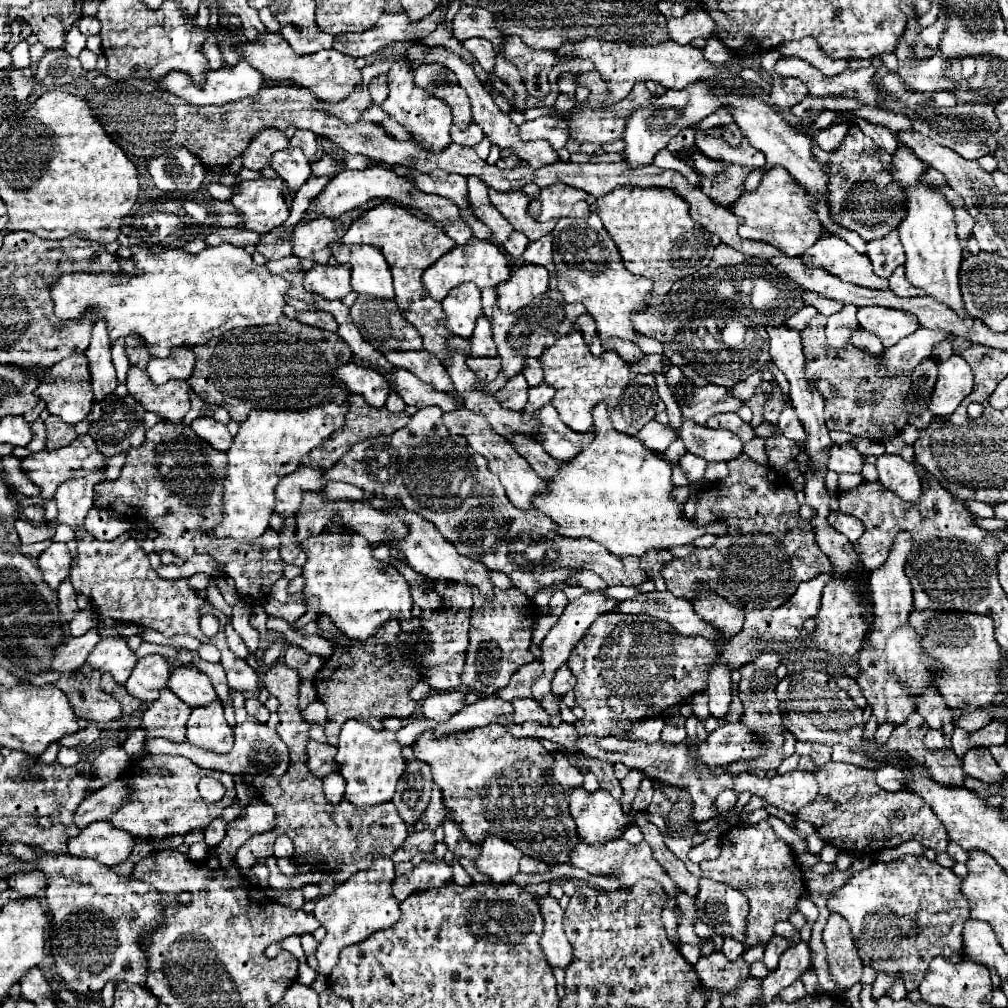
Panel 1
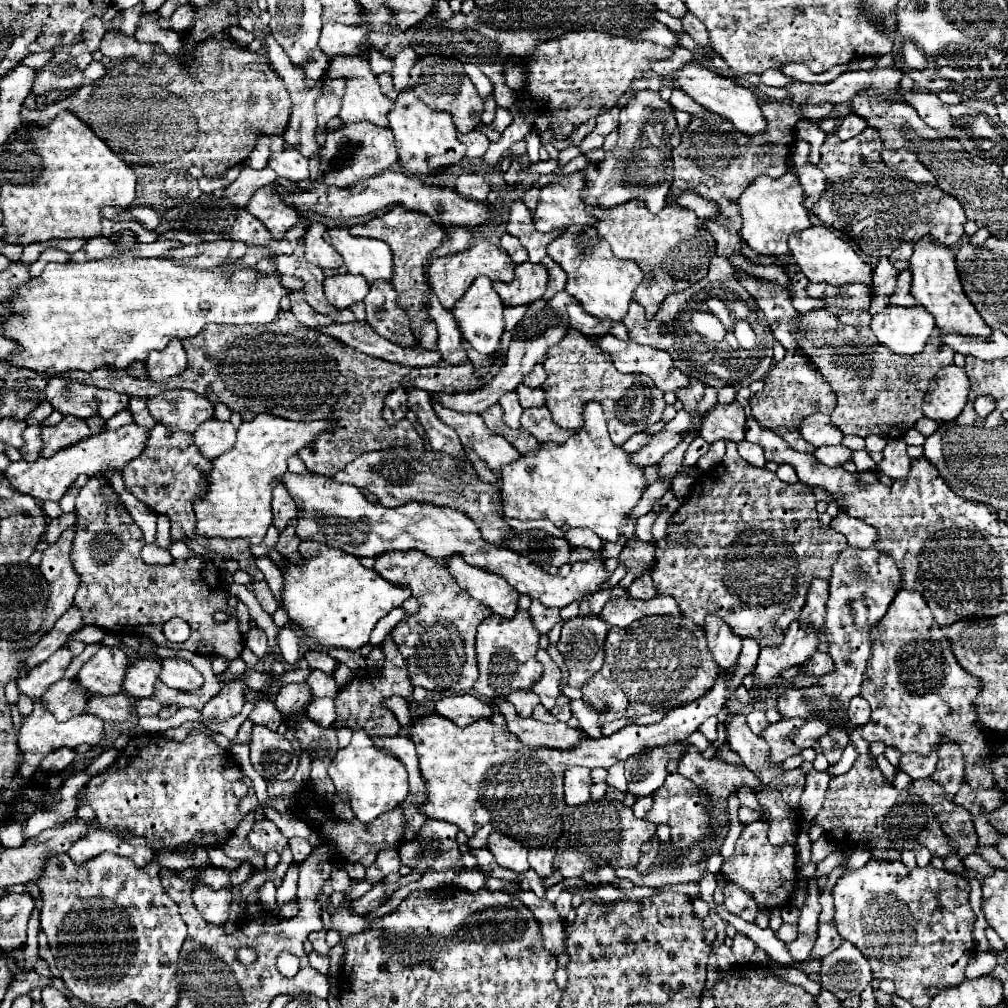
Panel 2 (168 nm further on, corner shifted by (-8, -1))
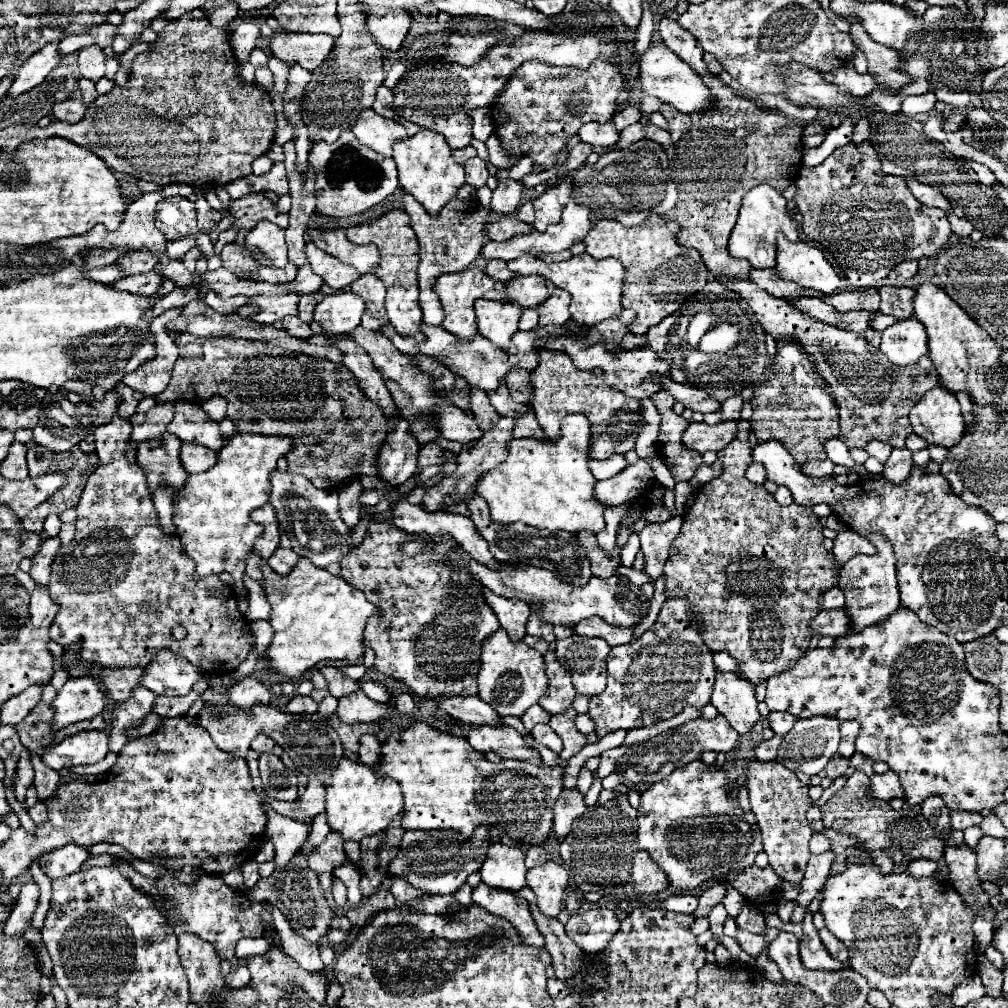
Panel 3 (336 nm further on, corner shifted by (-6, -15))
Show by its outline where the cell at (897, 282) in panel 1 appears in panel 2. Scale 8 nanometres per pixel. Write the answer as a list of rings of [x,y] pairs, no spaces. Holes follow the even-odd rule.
[[[910,270],[900,272],[900,276],[896,278],[896,290],[892,296],[888,296],[888,304],[890,306],[916,306],[916,298],[910,296],[910,282],[912,282],[912,274]]]

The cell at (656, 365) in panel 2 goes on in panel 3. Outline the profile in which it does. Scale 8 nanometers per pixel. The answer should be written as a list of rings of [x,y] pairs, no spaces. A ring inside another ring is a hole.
[[[652,374],[648,376],[648,380],[656,382],[662,386],[662,390],[666,394],[670,394],[676,402],[682,402],[686,408],[690,408],[692,412],[714,412],[720,408],[720,402],[716,402],[712,396],[708,396],[704,390],[694,388],[694,386],[686,386],[686,384],[676,384],[674,380],[670,380],[668,376],[660,376],[660,374]]]

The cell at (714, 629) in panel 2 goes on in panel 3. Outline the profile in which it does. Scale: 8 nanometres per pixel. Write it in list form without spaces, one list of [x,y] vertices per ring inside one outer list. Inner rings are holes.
[[[716,672],[712,704],[740,734],[750,732],[752,724],[760,718],[754,686],[742,680],[736,672]]]

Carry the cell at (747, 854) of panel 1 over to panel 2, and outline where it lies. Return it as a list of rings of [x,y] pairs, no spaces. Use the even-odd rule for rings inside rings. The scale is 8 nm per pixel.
[[[764,820],[746,824],[736,842],[734,856],[722,864],[722,872],[726,874],[726,878],[744,890],[750,890],[750,894],[754,896],[758,906],[762,906],[762,910],[770,910],[770,908],[786,904],[796,884],[796,880],[782,880],[782,878],[792,878],[790,874],[796,872],[794,870],[796,850],[792,846],[782,846],[782,848],[772,846],[766,834],[768,834],[768,822]]]

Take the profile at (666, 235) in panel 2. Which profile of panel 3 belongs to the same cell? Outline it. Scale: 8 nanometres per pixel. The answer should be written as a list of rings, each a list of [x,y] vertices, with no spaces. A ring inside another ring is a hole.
[[[650,216],[644,224],[632,226],[632,228],[622,226],[618,220],[596,220],[594,226],[592,226],[592,230],[584,238],[586,252],[590,256],[594,256],[596,260],[602,260],[602,258],[608,258],[608,256],[618,258],[624,264],[624,268],[626,268],[626,286],[624,286],[622,306],[624,308],[632,308],[638,314],[636,320],[630,326],[630,332],[632,334],[644,334],[650,326],[662,322],[666,316],[670,316],[672,312],[676,312],[680,308],[680,300],[678,300],[680,296],[696,294],[708,282],[708,276],[710,274],[708,274],[706,264],[702,262],[702,256],[696,250],[688,250],[688,248],[684,248],[684,246],[680,246],[676,242],[678,230],[680,230],[680,226],[676,222],[666,222],[660,216]]]

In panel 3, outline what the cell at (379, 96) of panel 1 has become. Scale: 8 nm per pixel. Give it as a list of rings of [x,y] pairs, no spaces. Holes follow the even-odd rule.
[[[382,85],[378,88],[375,96],[375,101],[373,103],[372,108],[374,108],[375,112],[378,113],[387,113],[384,117],[385,118],[392,118],[396,117],[396,112],[394,112],[393,107],[393,92],[391,89]]]

